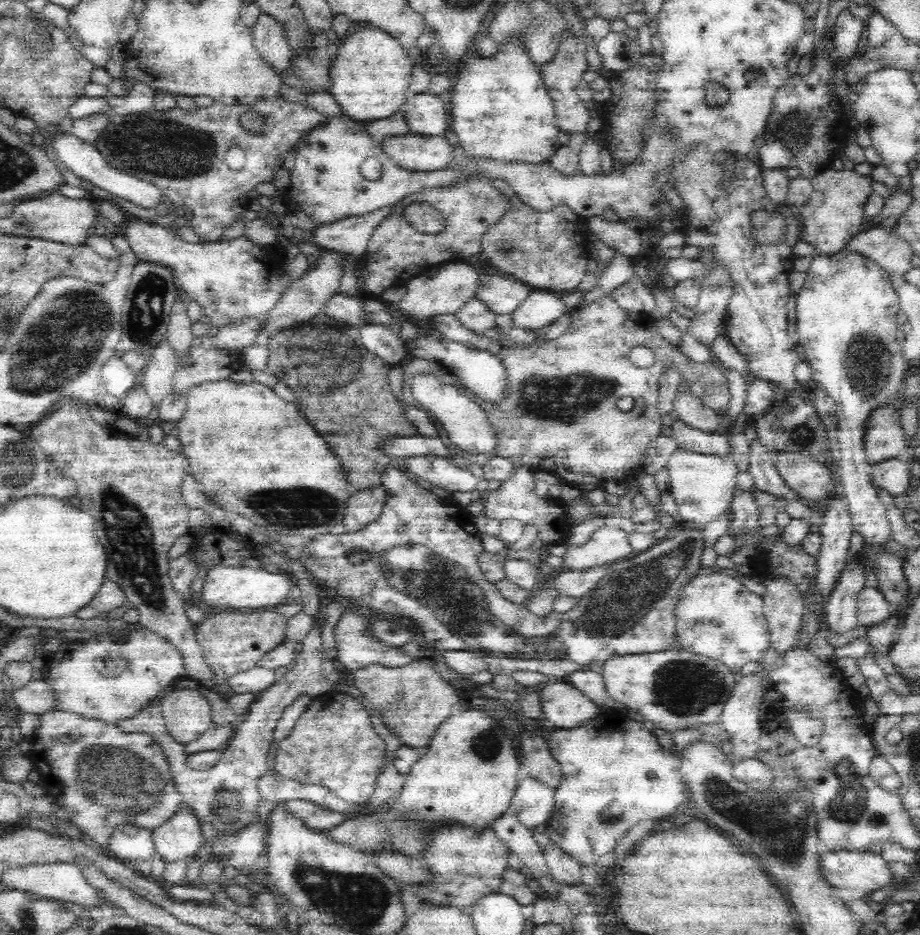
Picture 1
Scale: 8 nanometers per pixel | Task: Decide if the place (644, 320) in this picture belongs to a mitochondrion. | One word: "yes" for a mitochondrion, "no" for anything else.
no

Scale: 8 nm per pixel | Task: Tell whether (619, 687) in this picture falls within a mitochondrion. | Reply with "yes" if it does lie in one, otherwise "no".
no

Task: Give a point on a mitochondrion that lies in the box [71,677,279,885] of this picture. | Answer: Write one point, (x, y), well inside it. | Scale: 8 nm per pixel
(231, 818)

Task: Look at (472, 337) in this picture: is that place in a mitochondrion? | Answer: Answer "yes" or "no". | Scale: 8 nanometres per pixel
no

